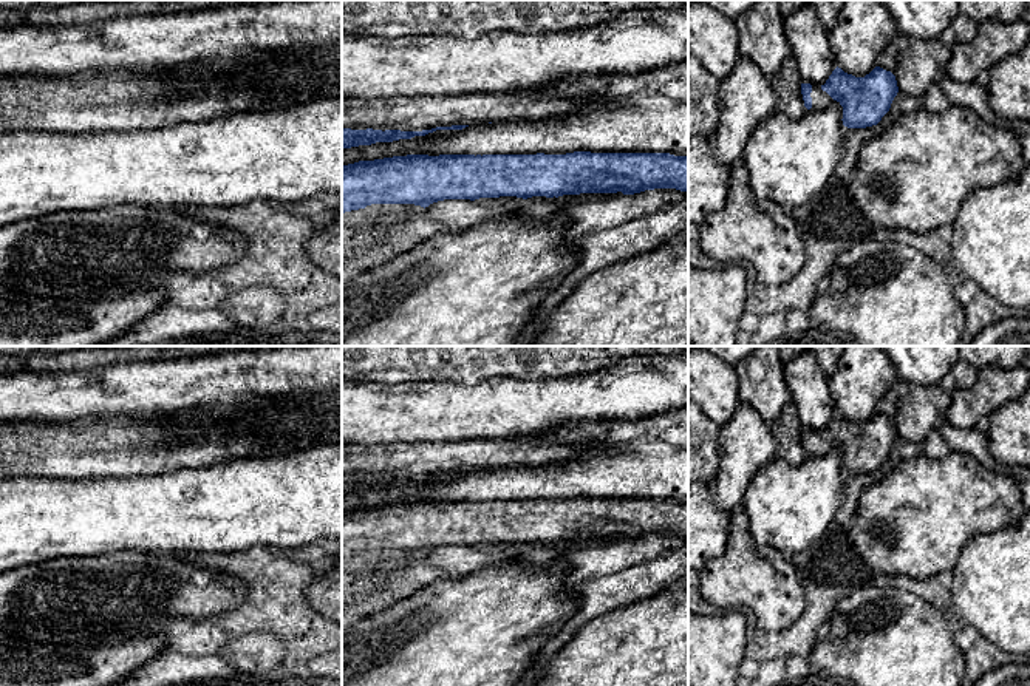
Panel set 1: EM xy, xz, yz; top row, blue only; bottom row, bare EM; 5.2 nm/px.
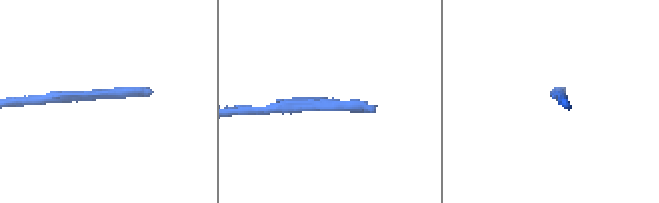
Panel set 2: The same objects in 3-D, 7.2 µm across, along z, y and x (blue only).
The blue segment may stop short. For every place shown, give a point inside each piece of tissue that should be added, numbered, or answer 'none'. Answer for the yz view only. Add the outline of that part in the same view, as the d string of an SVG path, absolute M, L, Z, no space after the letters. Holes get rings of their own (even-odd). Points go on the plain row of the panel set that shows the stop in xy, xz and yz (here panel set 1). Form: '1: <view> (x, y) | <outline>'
1: yz (820, 445) | M803 426L803 430L810 430L810 428ZM810 430L810 431L812 431L812 439L810 439L812 454L810 456L826 454L834 445L826 437L821 436L821 431L815 431L815 430Z

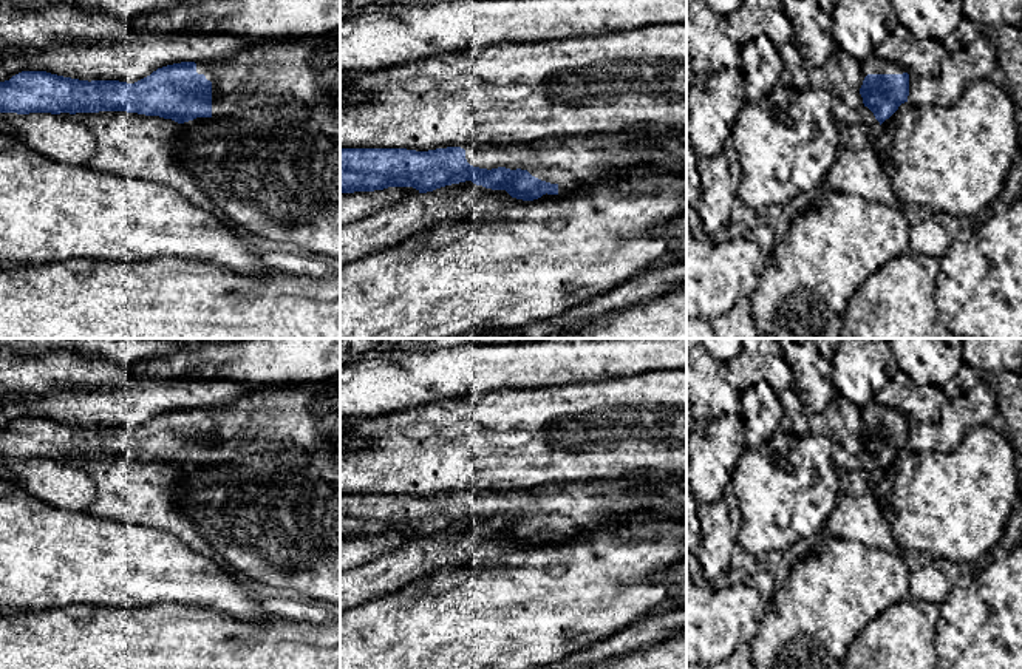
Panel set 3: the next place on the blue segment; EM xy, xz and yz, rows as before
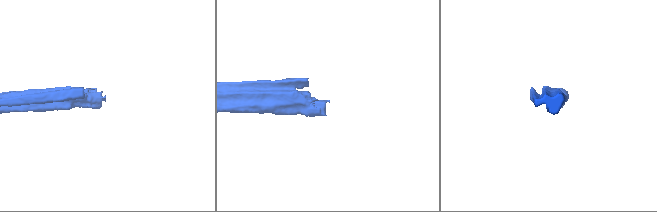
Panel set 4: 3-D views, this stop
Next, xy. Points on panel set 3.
1: xy (269, 419) | M340 375L258 386L221 406L196 408L212 428L212 464L305 450L340 459Z

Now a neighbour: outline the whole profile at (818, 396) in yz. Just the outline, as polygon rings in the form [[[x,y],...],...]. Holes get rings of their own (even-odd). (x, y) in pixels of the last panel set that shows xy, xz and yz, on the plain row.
[[[812,338],[782,346],[784,358],[793,371],[793,388],[809,414],[821,414],[836,396],[830,362],[824,360]]]

